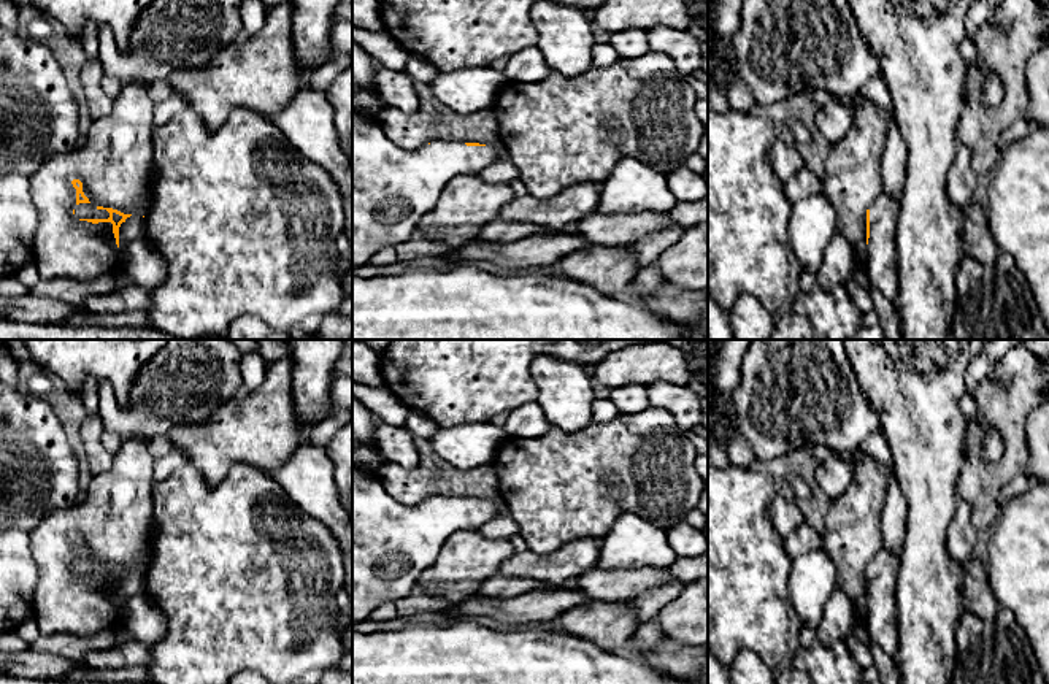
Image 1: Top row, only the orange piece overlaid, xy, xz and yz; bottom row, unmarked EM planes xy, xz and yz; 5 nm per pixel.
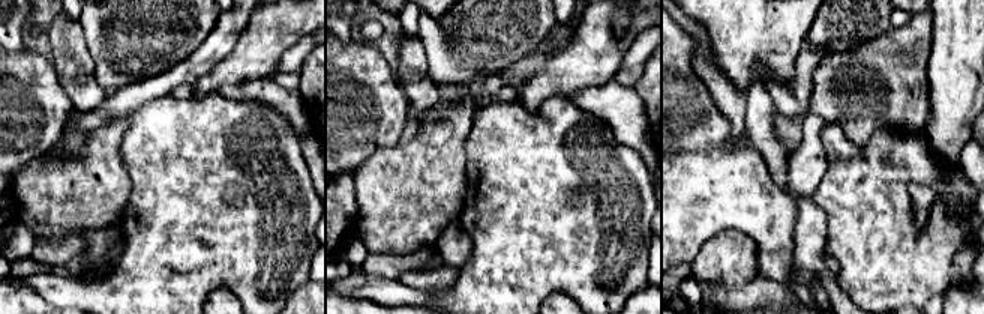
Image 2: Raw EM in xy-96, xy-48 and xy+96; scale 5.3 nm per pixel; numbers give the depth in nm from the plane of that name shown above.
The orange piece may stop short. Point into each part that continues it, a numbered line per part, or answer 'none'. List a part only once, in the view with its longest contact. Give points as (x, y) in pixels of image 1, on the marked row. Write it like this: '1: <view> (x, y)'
1: xy (132, 229)

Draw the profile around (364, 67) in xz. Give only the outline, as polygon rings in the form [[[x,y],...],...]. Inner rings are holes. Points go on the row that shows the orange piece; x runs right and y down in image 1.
[[[352,41],[352,84],[375,94],[376,60]]]

